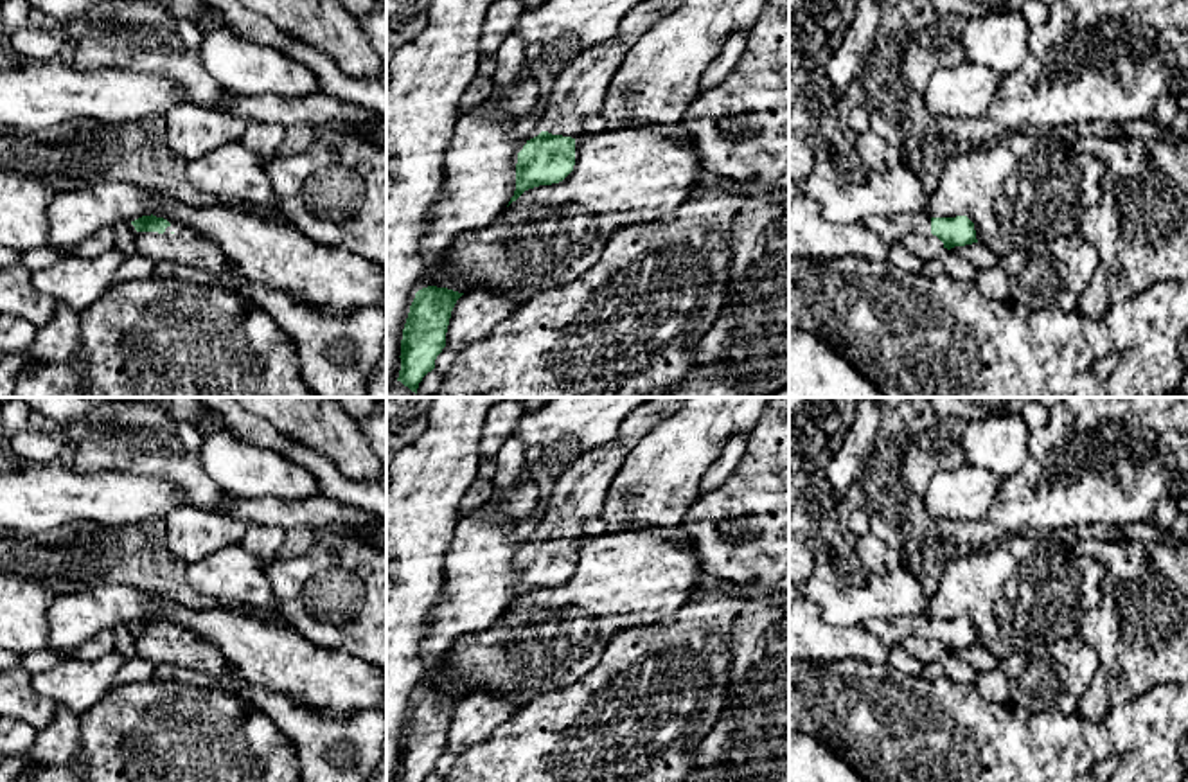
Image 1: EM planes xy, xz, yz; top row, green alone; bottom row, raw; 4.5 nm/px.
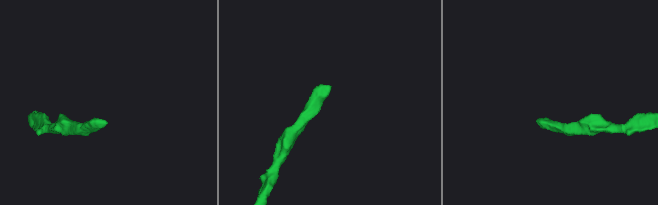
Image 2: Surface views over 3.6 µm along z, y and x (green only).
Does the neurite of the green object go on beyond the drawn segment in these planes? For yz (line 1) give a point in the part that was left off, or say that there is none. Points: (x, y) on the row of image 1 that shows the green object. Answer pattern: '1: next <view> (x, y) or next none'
1: next yz (890, 229)

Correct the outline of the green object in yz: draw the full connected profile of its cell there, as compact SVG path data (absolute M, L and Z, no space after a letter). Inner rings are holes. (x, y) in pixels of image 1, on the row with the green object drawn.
M926 210L917 214L879 214L868 219L866 225L890 246L900 243L908 234L933 234L947 250L978 243L974 223L967 216L931 218Z

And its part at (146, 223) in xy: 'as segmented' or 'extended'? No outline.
extended

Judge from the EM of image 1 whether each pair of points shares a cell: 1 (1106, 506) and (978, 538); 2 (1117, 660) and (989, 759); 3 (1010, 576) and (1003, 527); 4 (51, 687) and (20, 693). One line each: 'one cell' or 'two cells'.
1: one cell
2: two cells
3: two cells
4: two cells

